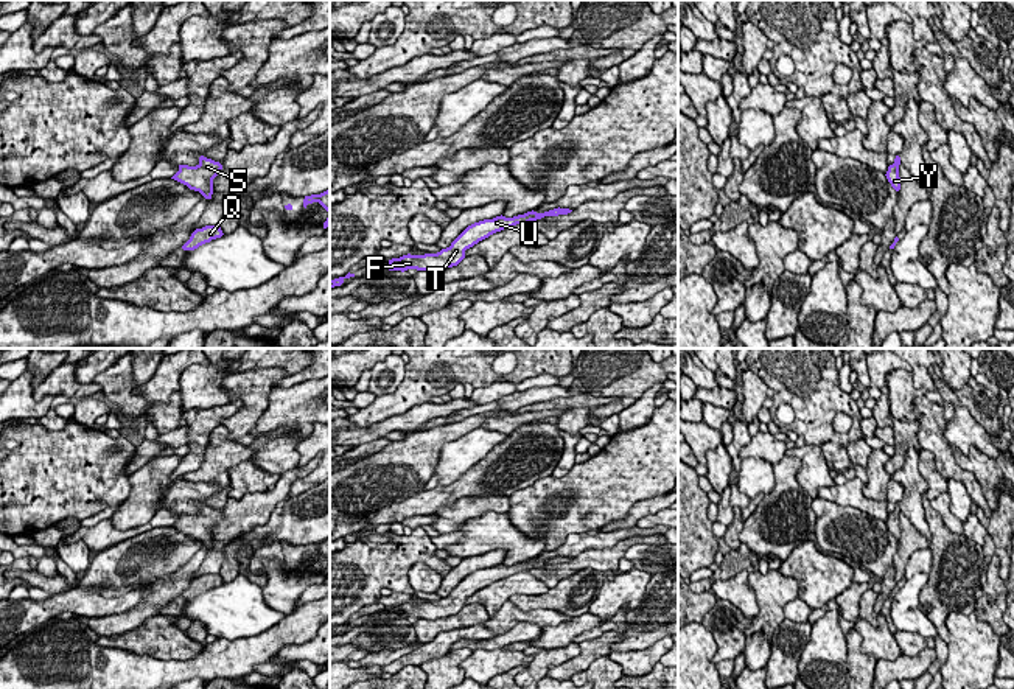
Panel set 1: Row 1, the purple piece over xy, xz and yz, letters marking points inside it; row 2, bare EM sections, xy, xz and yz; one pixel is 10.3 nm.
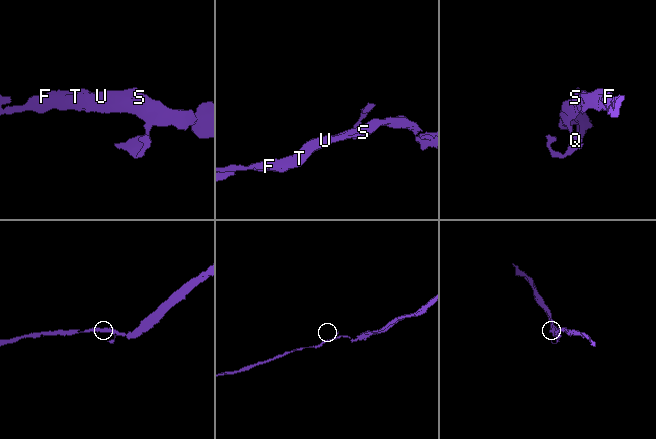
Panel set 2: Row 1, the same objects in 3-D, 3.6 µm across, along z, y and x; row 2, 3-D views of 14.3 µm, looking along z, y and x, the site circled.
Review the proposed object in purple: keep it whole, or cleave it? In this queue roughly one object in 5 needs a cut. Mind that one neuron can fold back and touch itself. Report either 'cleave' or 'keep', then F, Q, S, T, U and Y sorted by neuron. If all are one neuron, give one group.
keep; groups F Q S T U Y

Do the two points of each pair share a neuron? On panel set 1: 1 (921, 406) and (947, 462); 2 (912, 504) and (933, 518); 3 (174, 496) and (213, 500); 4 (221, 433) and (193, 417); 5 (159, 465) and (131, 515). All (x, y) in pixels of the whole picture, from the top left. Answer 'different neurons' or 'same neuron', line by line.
1: same neuron
2: different neurons
3: same neuron
4: different neurons
5: same neuron

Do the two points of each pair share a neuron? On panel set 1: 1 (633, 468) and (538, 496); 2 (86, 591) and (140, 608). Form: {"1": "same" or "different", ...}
{"1": "same", "2": "different"}

